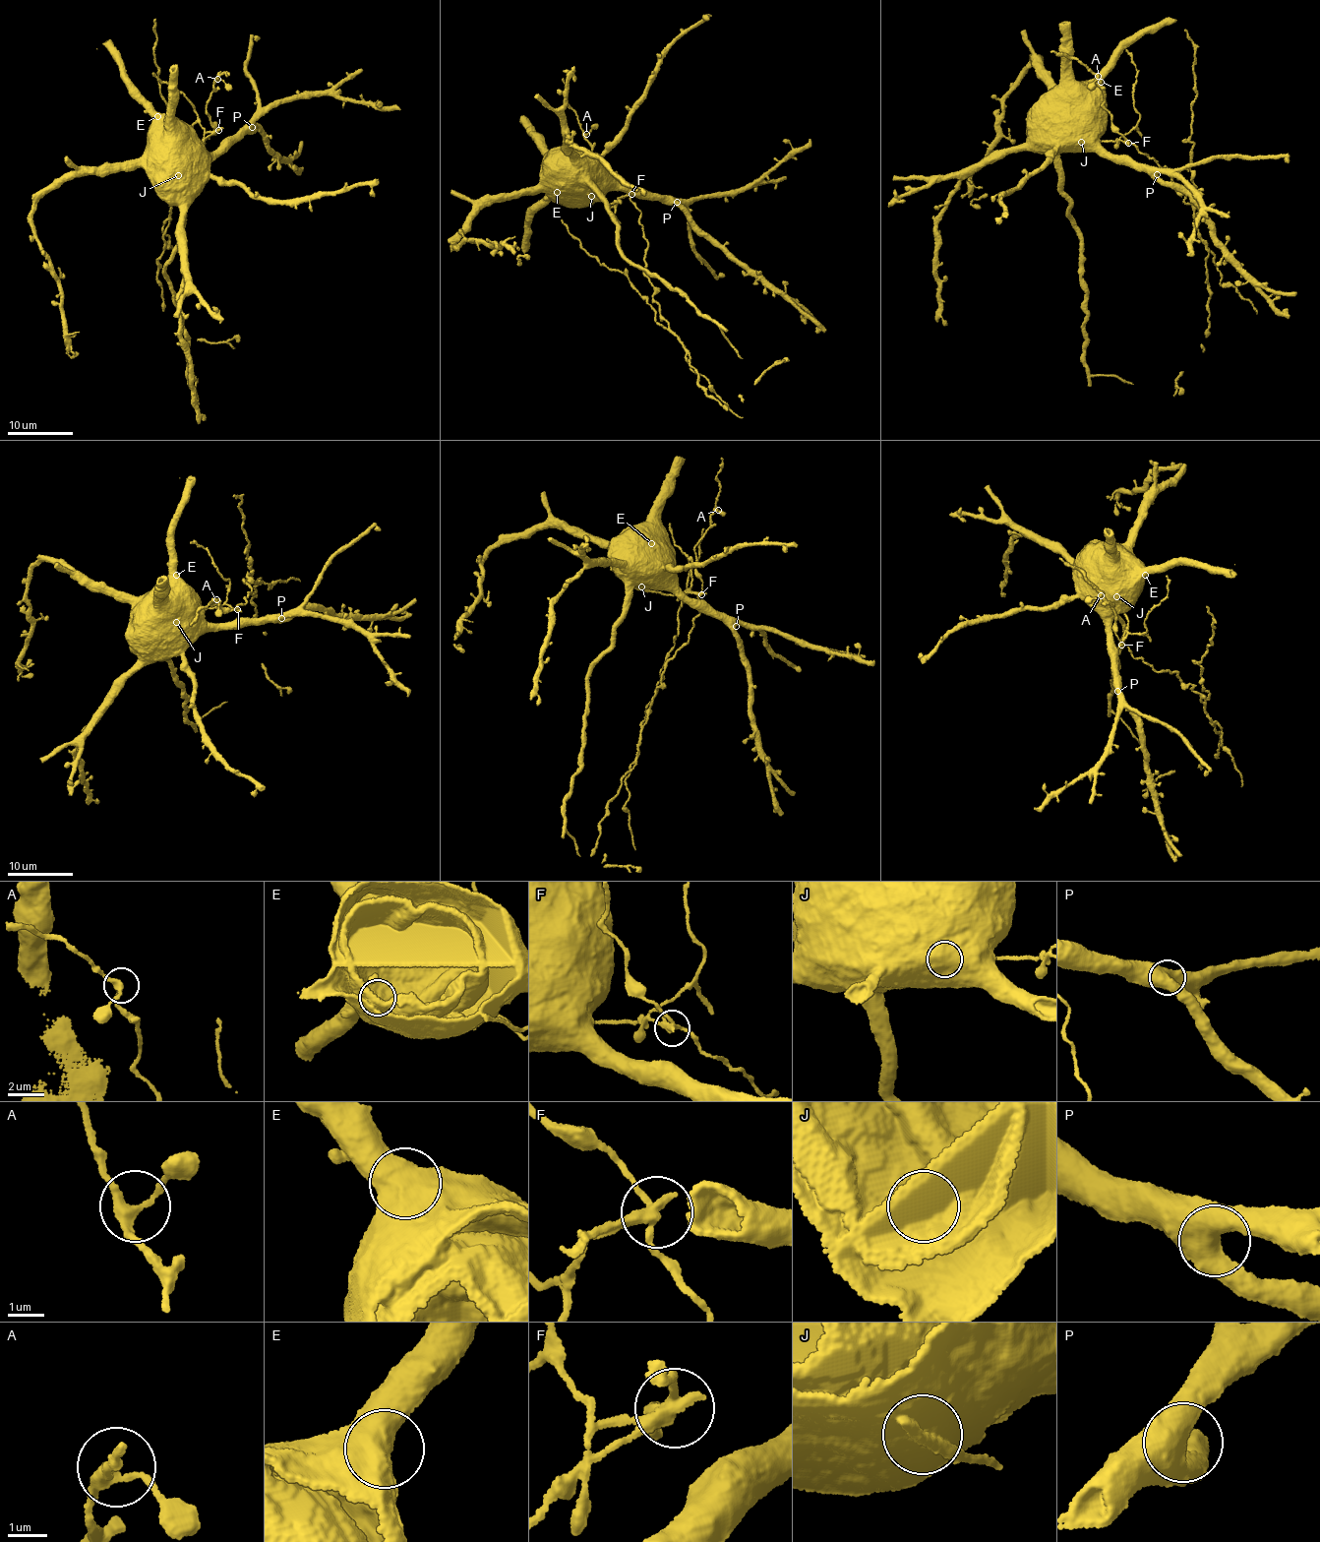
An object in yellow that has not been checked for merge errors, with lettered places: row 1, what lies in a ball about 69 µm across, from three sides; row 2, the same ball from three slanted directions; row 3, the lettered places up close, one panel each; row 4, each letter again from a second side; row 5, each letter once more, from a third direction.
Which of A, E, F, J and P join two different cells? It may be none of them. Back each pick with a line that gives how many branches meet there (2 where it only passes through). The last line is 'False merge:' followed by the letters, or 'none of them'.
F: Branches: 3
J: Branches: 1
False merge: F, J

